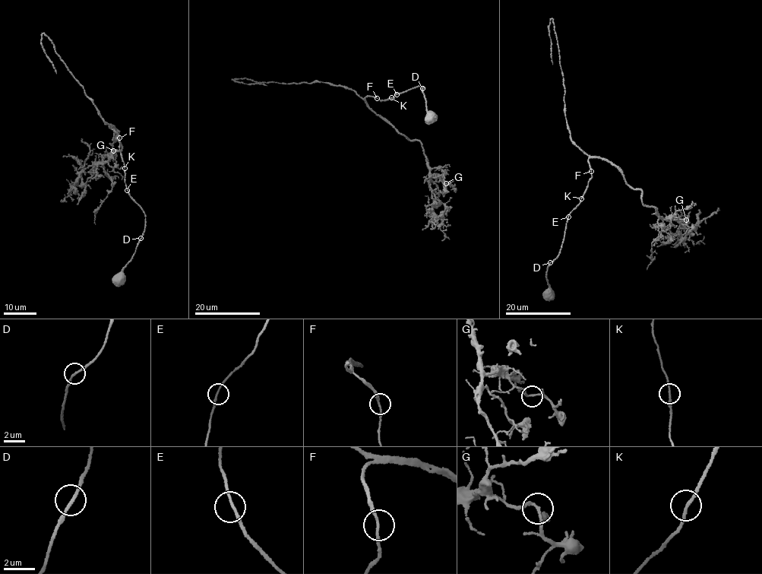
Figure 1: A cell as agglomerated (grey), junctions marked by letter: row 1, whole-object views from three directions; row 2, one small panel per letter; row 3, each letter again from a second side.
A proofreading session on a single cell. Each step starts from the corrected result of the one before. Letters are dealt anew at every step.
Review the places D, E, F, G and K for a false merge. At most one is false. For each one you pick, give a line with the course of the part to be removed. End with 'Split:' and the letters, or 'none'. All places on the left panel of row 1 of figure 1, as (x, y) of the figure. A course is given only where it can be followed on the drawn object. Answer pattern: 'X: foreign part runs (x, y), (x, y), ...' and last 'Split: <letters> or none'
Split: none

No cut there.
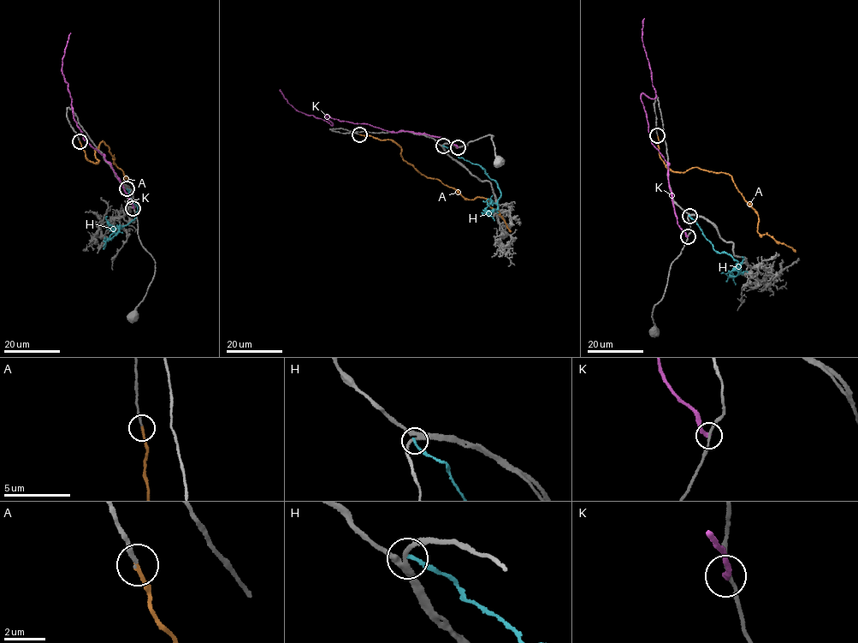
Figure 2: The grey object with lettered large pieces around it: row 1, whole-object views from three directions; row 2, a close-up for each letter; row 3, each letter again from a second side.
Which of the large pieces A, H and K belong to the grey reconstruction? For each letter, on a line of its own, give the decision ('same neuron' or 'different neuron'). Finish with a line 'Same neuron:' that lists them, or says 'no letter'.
A: same neuron
H: different neuron
K: different neuron
Same neuron: A

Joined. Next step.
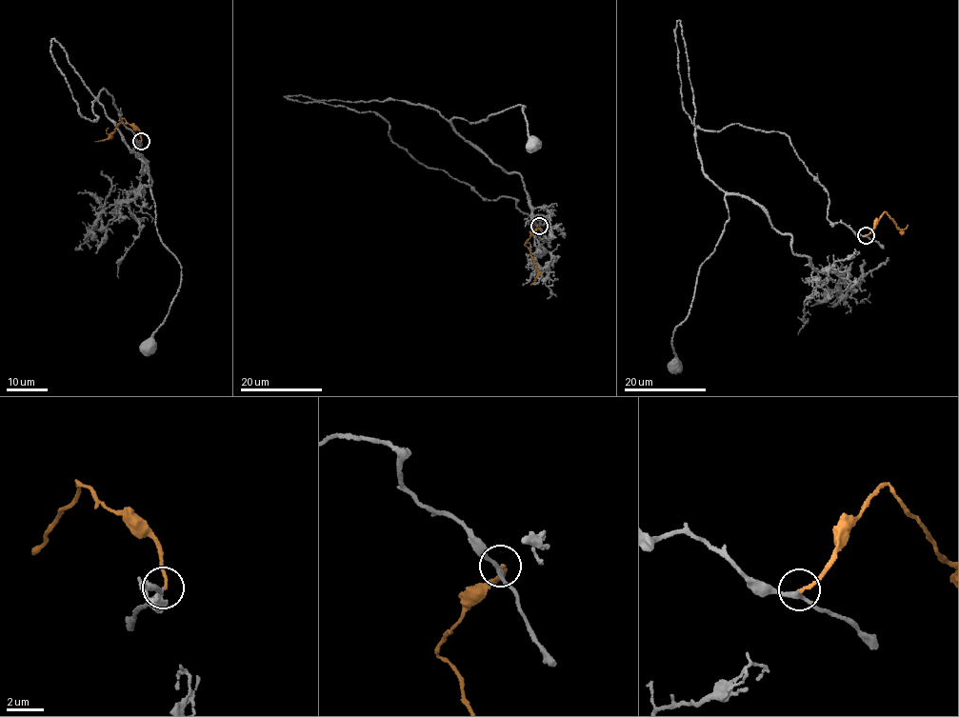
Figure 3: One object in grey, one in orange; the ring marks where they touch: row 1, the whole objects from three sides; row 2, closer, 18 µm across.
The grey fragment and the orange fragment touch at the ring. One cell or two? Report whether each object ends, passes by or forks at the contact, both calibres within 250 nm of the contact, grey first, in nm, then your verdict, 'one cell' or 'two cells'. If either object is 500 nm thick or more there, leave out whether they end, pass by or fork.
grey passes by; orange ends; calibres 220 and 150 nm; one cell

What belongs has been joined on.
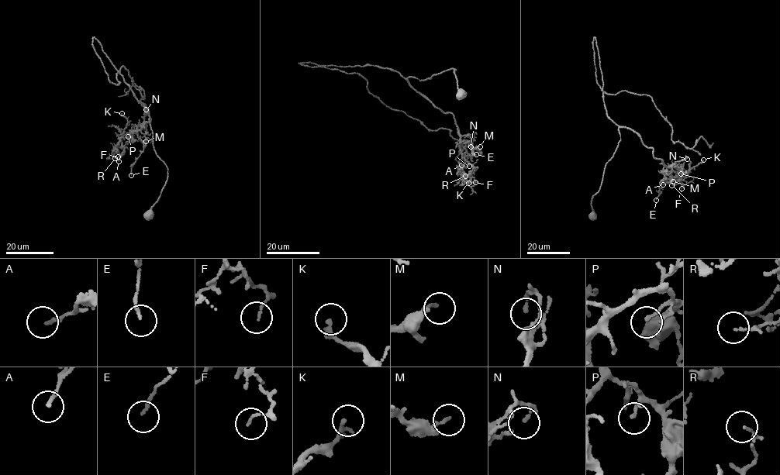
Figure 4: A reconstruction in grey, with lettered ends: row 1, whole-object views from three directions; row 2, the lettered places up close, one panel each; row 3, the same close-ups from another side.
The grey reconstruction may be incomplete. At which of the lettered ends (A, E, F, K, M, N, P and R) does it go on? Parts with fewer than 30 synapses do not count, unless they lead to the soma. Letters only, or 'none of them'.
none of them

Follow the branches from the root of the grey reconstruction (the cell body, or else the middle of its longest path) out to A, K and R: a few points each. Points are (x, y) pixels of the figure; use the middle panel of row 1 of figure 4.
A: (461, 94), (452, 68), (425, 80), (408, 77), (412, 87), (452, 114), (466, 164), (461, 165)
K: (461, 94), (452, 68), (425, 80), (408, 77), (412, 87), (452, 114), (462, 171), (471, 176), (468, 183)
R: (461, 94), (452, 68), (425, 80), (408, 77), (412, 87), (452, 114), (464, 160), (465, 176)

